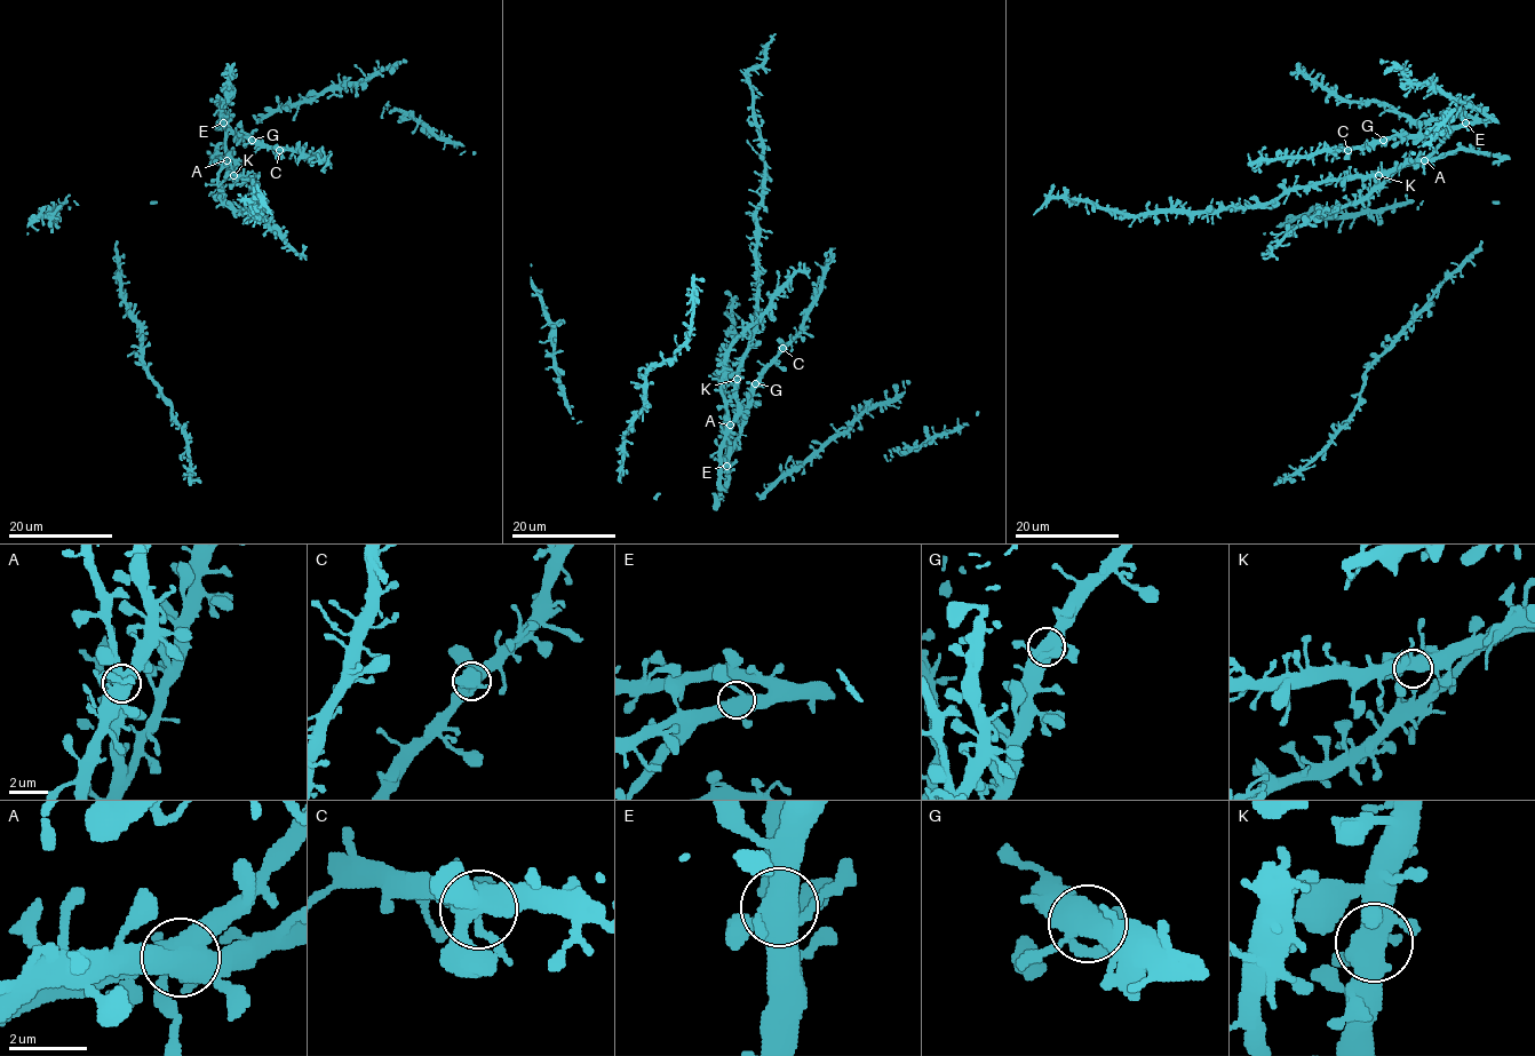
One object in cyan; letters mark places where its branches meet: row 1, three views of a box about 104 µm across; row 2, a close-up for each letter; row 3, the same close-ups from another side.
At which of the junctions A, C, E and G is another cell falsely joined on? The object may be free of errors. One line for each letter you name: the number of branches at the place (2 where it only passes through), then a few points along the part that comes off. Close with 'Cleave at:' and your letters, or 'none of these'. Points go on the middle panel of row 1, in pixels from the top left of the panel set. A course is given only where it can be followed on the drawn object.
Cleave at: none of these

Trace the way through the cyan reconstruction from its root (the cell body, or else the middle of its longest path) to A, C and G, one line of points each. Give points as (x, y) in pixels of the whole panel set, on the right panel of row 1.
A: (1480, 153), (1449, 150), (1424, 159)
C: (1480, 153), (1449, 150), (1431, 158), (1430, 155), (1442, 140), (1442, 130), (1436, 135), (1388, 137), (1347, 150)
G: (1480, 153), (1449, 150), (1431, 158), (1430, 155), (1442, 140), (1442, 130), (1436, 135), (1388, 136), (1383, 140)

